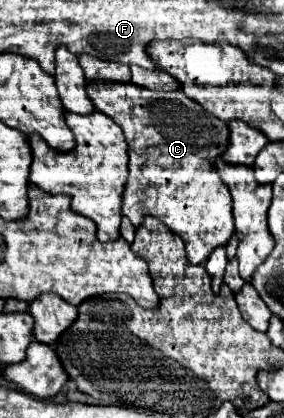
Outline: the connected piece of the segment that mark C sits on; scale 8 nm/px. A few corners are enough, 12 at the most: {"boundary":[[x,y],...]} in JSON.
{"boundary":[[88,81],[122,127],[122,213],[206,263],[234,233],[226,123],[180,89]]}

